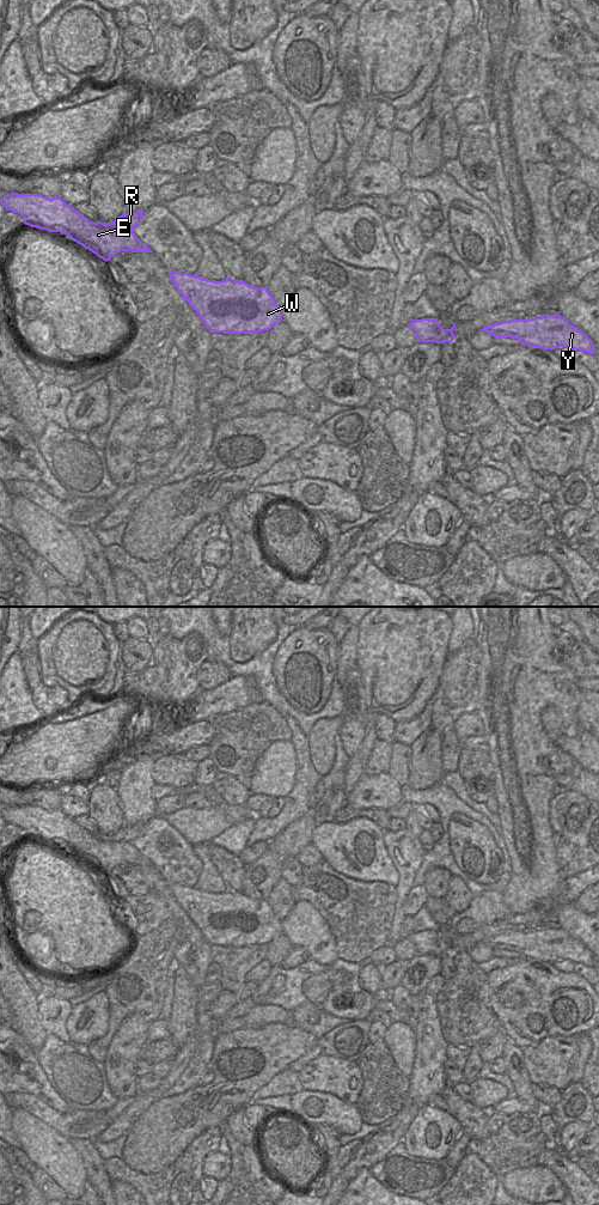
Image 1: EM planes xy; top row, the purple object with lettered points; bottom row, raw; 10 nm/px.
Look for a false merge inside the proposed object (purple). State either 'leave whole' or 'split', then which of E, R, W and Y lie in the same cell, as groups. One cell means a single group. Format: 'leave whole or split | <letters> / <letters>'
split | E W Y / R

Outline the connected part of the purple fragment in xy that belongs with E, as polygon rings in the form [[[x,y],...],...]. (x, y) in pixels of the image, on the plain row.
[[[12,805],[4,808],[0,816],[6,823],[20,827],[25,838],[62,845],[105,875],[121,864],[152,865],[133,842],[103,841],[60,809],[49,811],[38,807]]]

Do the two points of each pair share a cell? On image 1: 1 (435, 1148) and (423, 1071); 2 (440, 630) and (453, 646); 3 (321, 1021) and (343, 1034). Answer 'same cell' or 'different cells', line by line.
1: different cells
2: different cells
3: different cells

